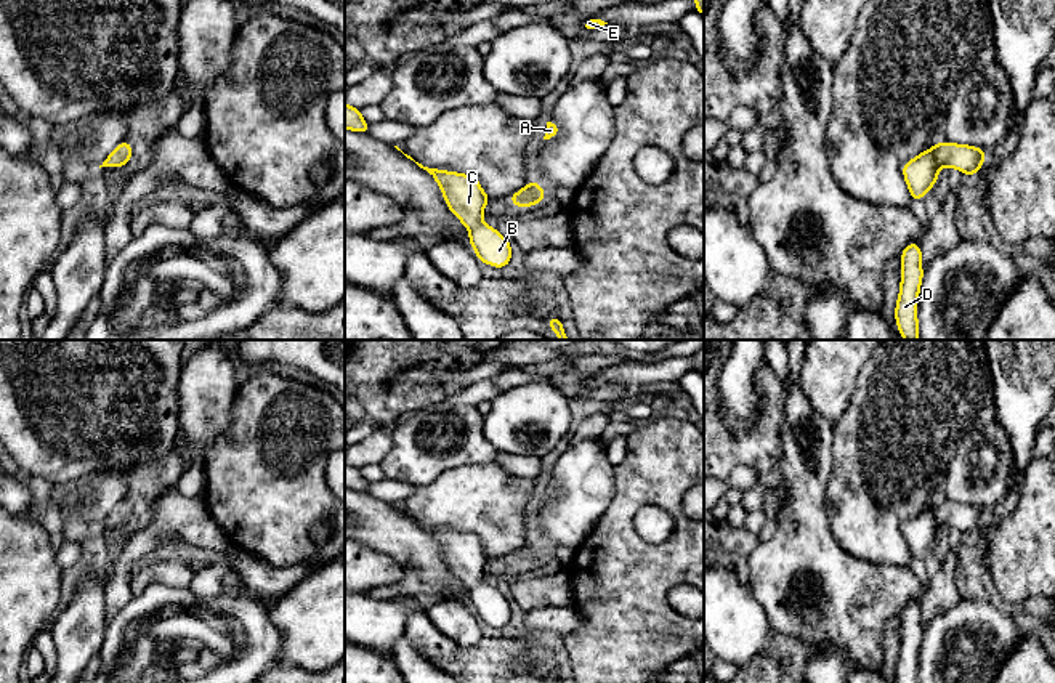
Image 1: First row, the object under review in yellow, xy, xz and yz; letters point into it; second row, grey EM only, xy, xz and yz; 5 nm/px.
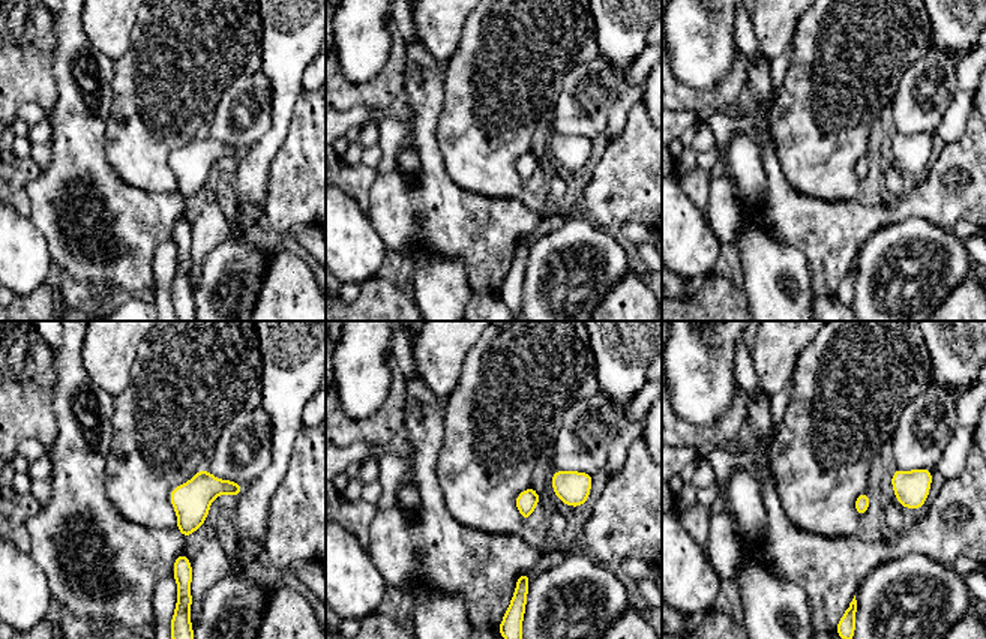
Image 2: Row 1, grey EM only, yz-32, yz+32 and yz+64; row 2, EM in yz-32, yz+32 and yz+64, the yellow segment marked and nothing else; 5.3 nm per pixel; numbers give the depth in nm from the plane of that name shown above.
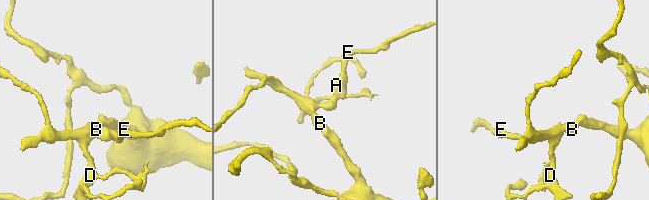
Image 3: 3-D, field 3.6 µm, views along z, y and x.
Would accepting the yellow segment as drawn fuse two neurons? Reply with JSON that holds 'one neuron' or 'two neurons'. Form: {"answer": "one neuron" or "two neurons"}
{"answer": "one neuron"}

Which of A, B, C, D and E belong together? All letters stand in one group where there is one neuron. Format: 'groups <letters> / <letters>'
groups A B C D E

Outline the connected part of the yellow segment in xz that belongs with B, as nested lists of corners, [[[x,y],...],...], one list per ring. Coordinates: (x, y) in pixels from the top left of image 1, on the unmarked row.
[[[415,523],[435,537],[443,550],[446,564],[470,590],[468,598],[478,619],[494,627],[508,625],[511,620],[511,601],[483,580],[484,566],[491,556],[483,550],[478,537]]]

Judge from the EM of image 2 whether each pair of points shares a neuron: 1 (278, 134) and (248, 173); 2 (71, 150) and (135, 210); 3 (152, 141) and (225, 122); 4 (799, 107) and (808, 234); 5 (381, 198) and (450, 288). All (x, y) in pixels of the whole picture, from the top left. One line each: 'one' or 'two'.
1: one
2: one
3: two
4: two
5: two

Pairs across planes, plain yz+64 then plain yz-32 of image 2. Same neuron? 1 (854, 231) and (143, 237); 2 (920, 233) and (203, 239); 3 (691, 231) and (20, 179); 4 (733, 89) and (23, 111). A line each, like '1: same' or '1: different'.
1: same
2: different
3: different
4: different

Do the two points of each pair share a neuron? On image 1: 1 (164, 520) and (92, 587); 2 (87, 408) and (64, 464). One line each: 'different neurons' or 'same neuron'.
1: different neurons
2: same neuron

